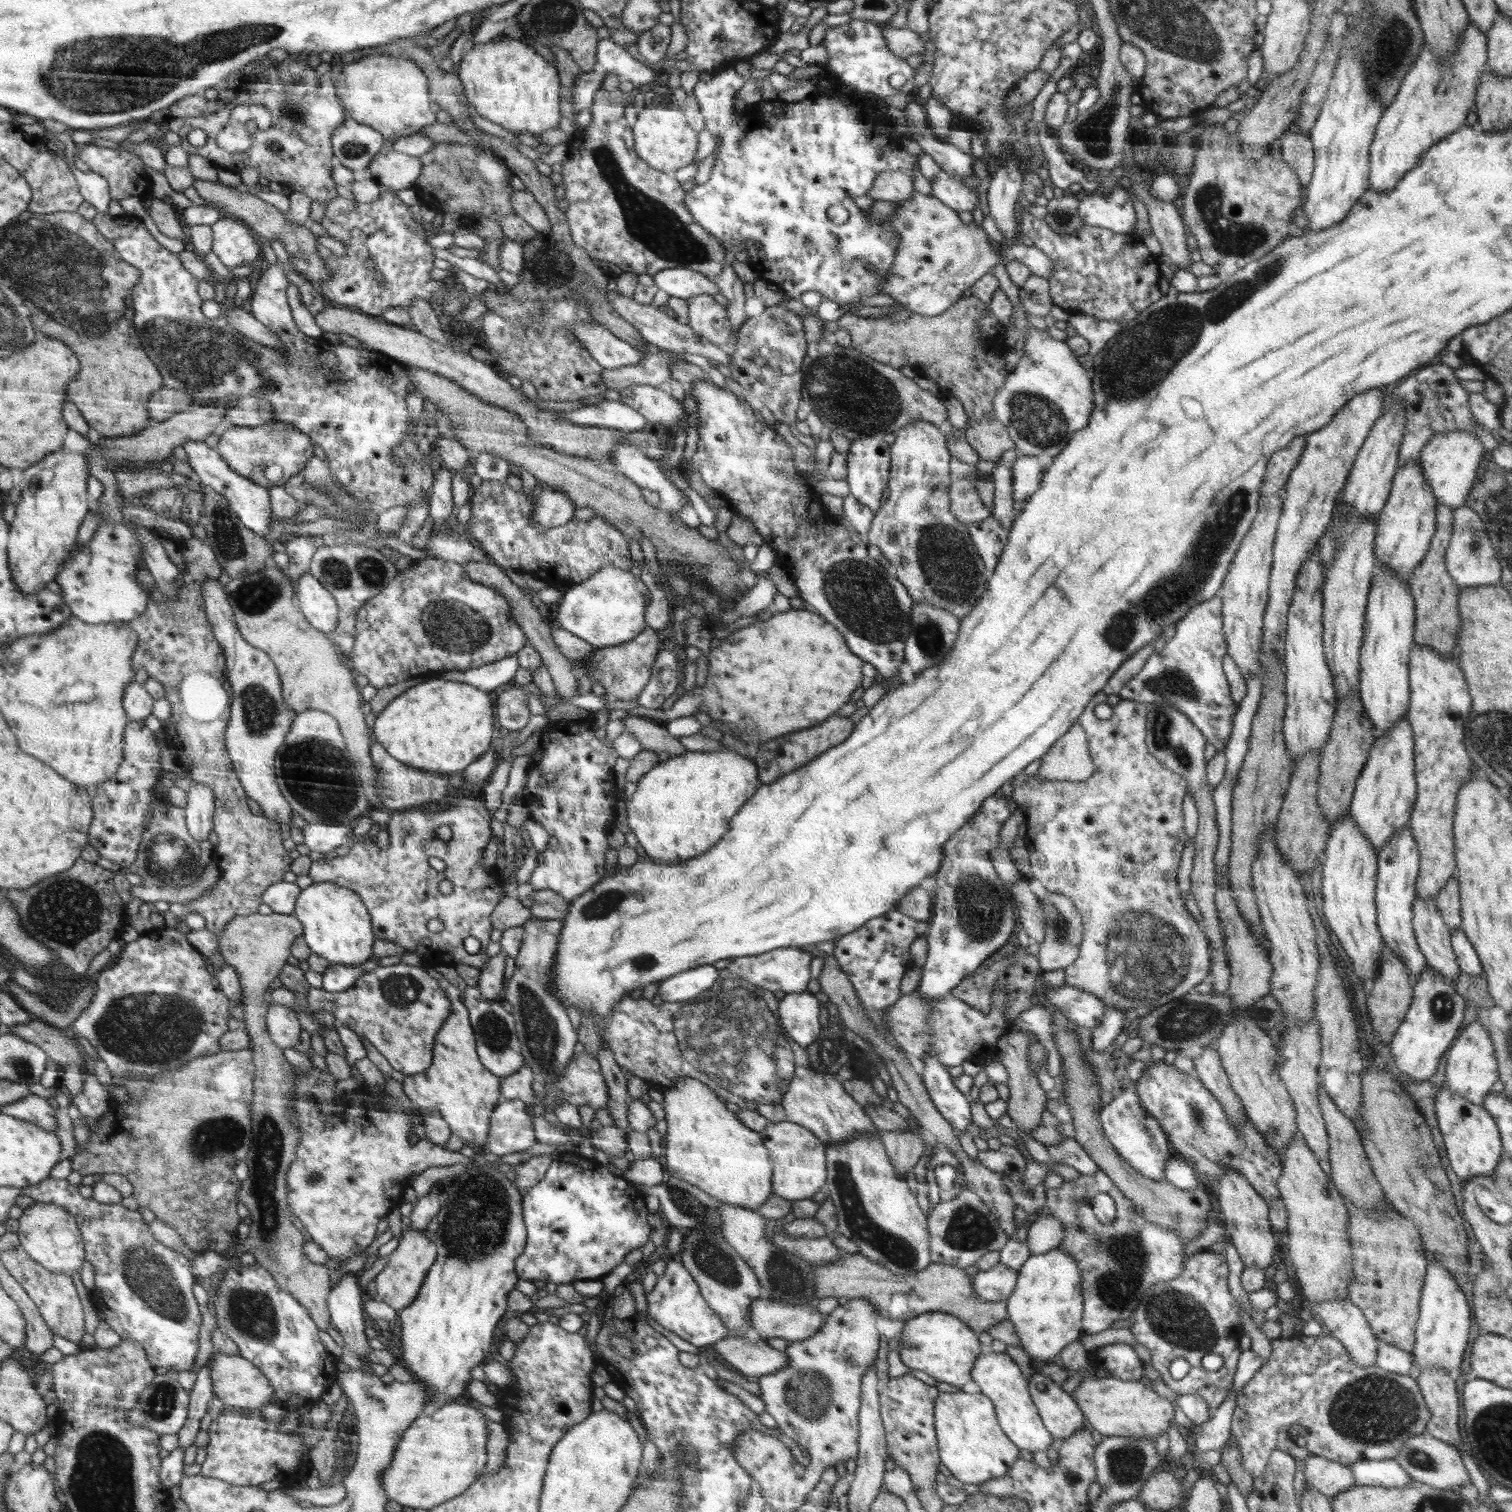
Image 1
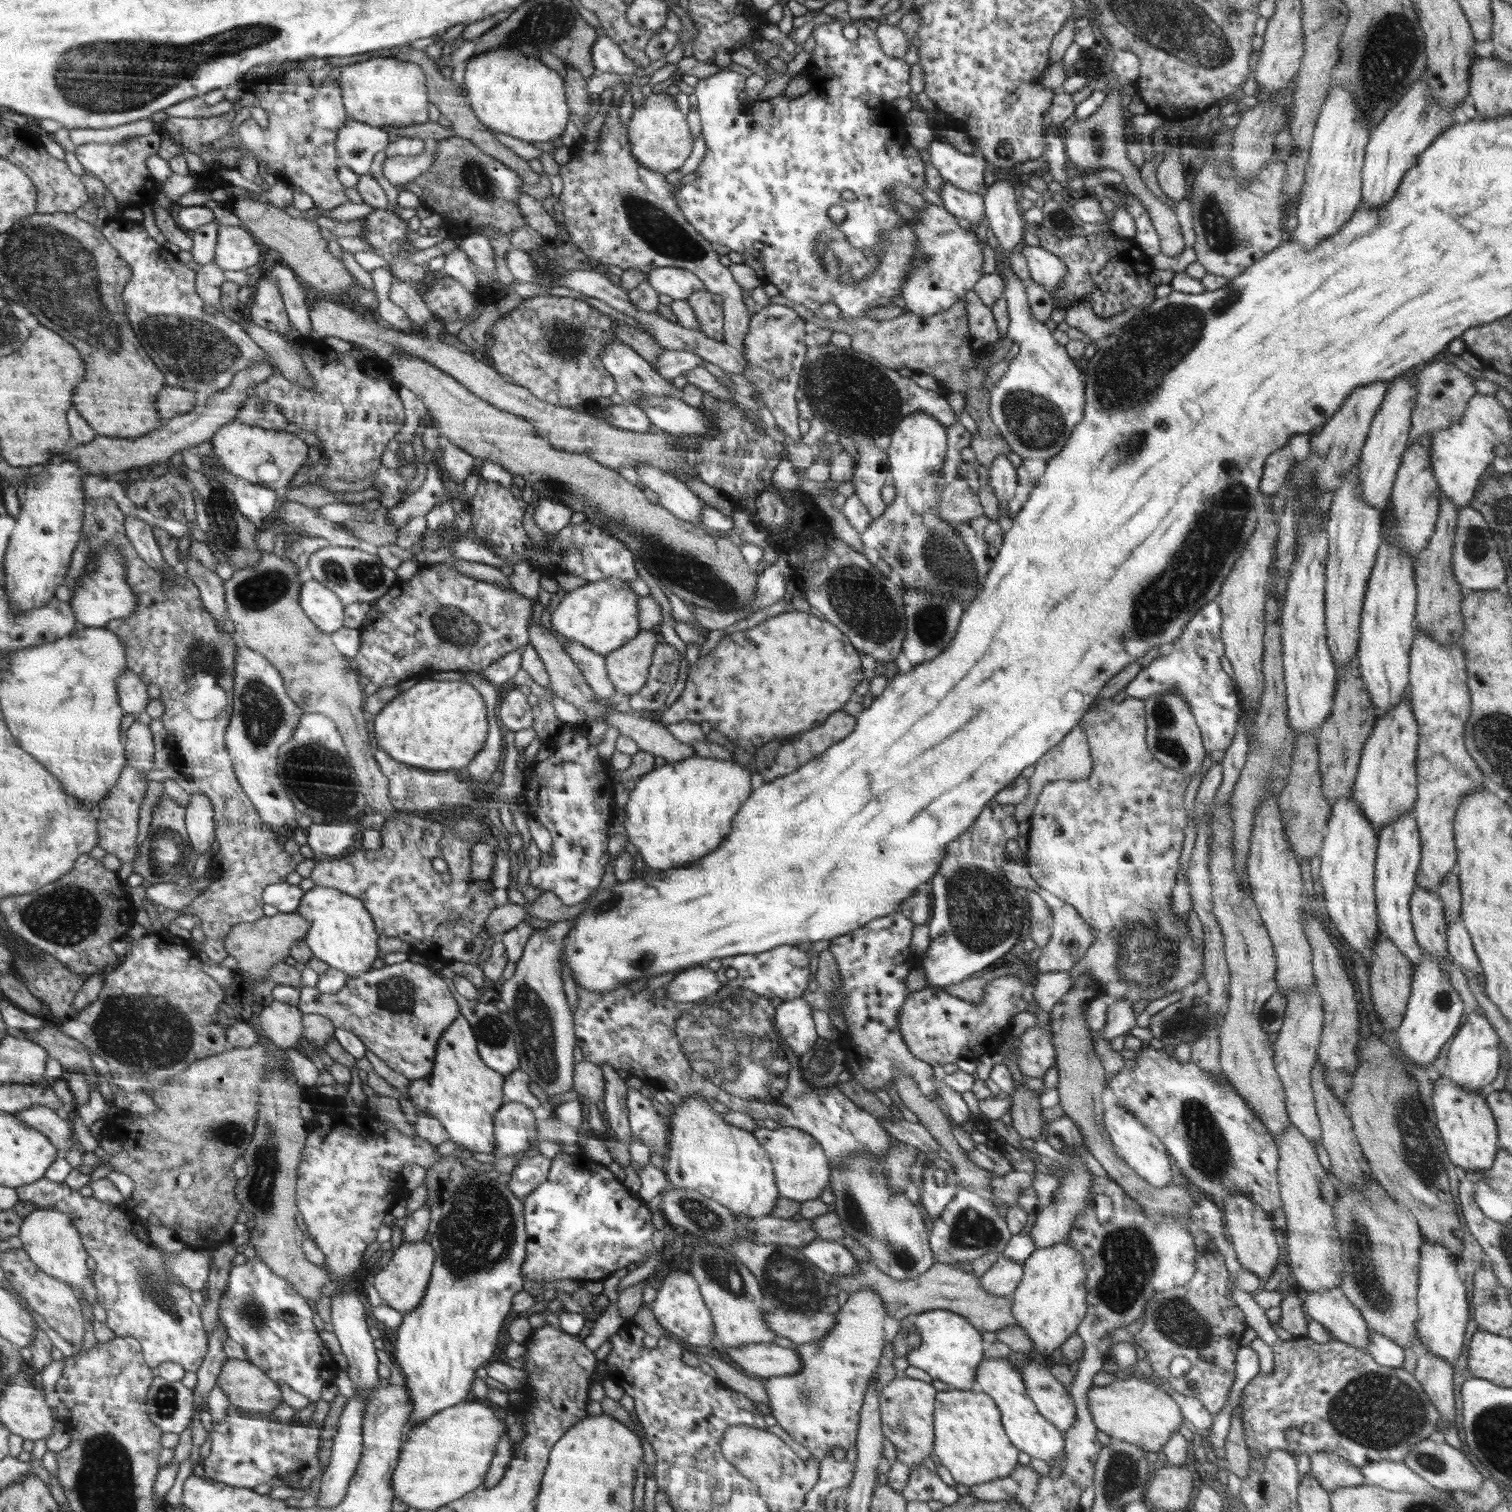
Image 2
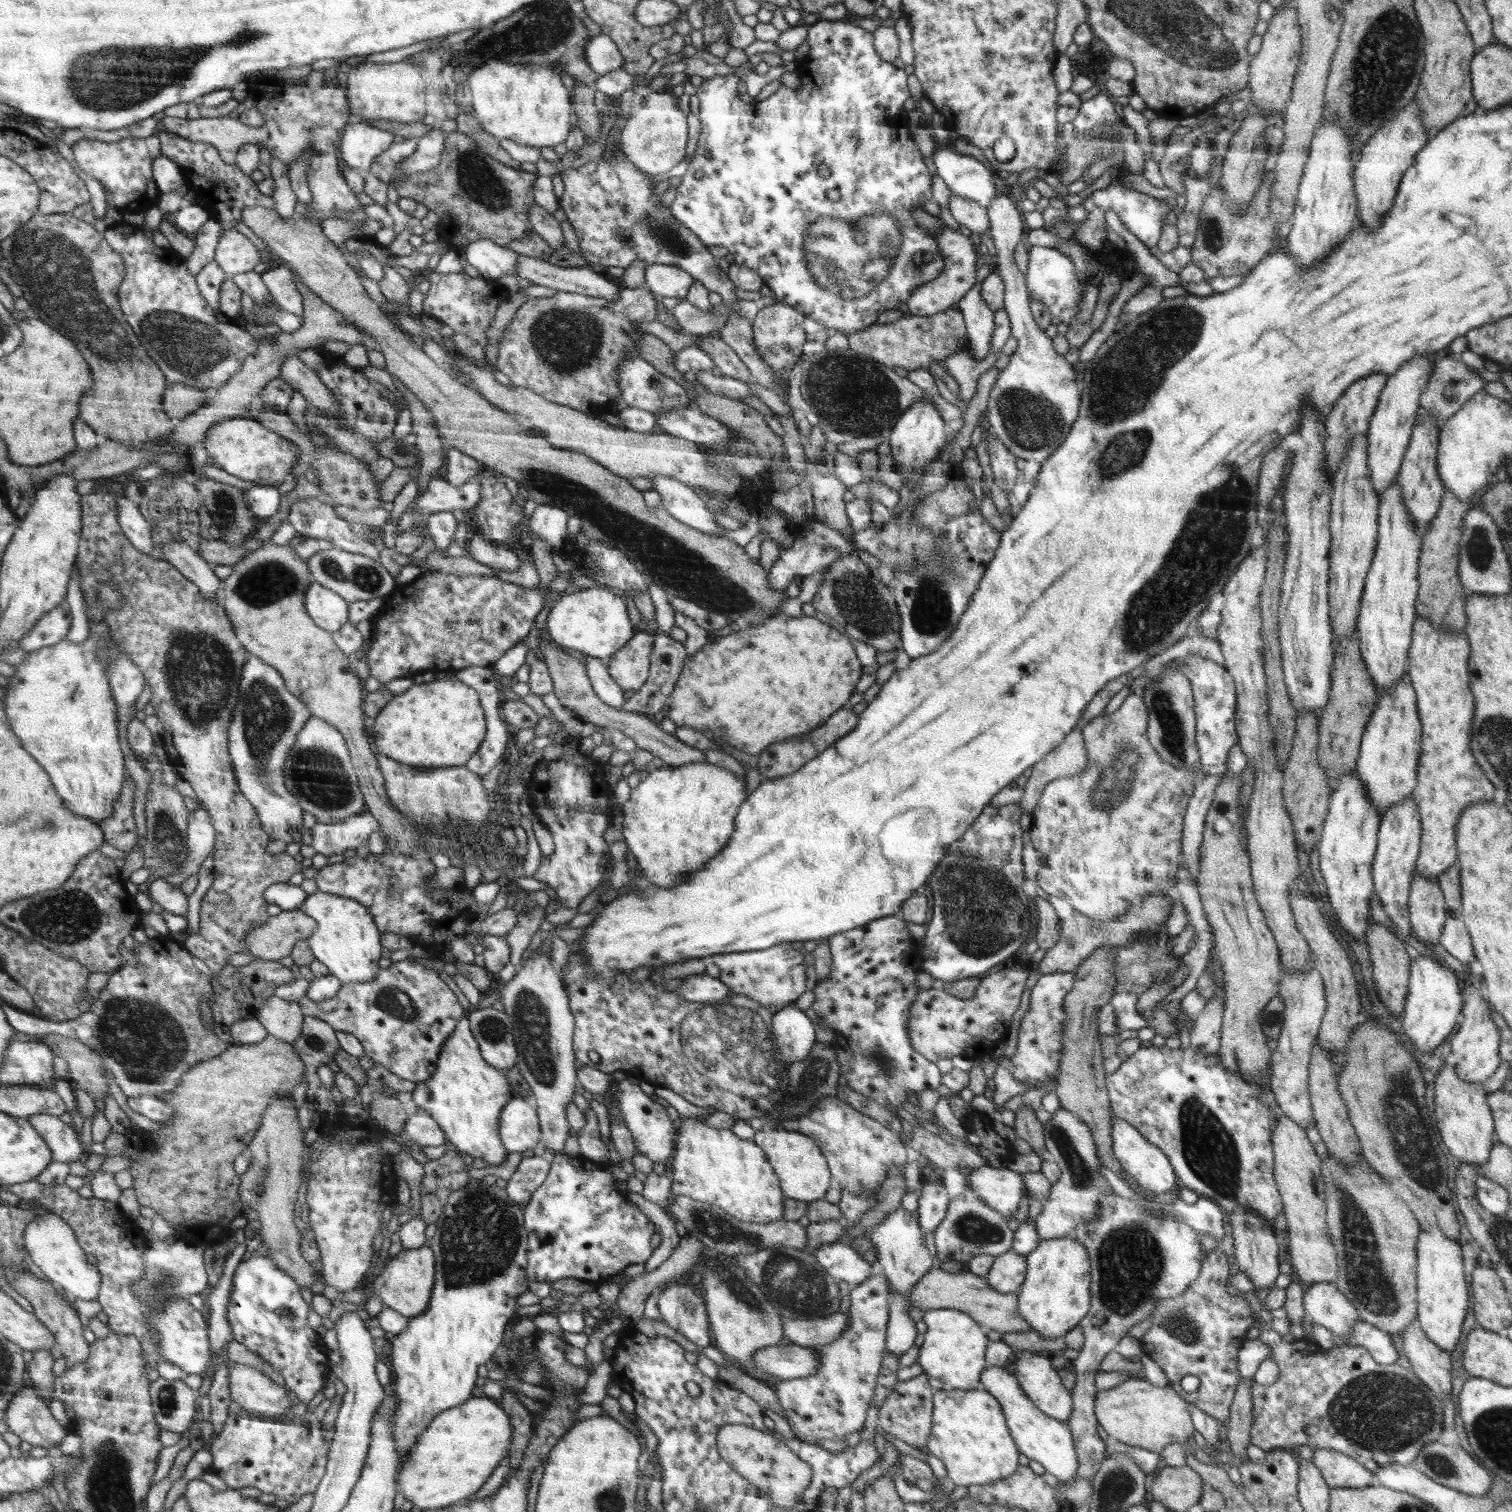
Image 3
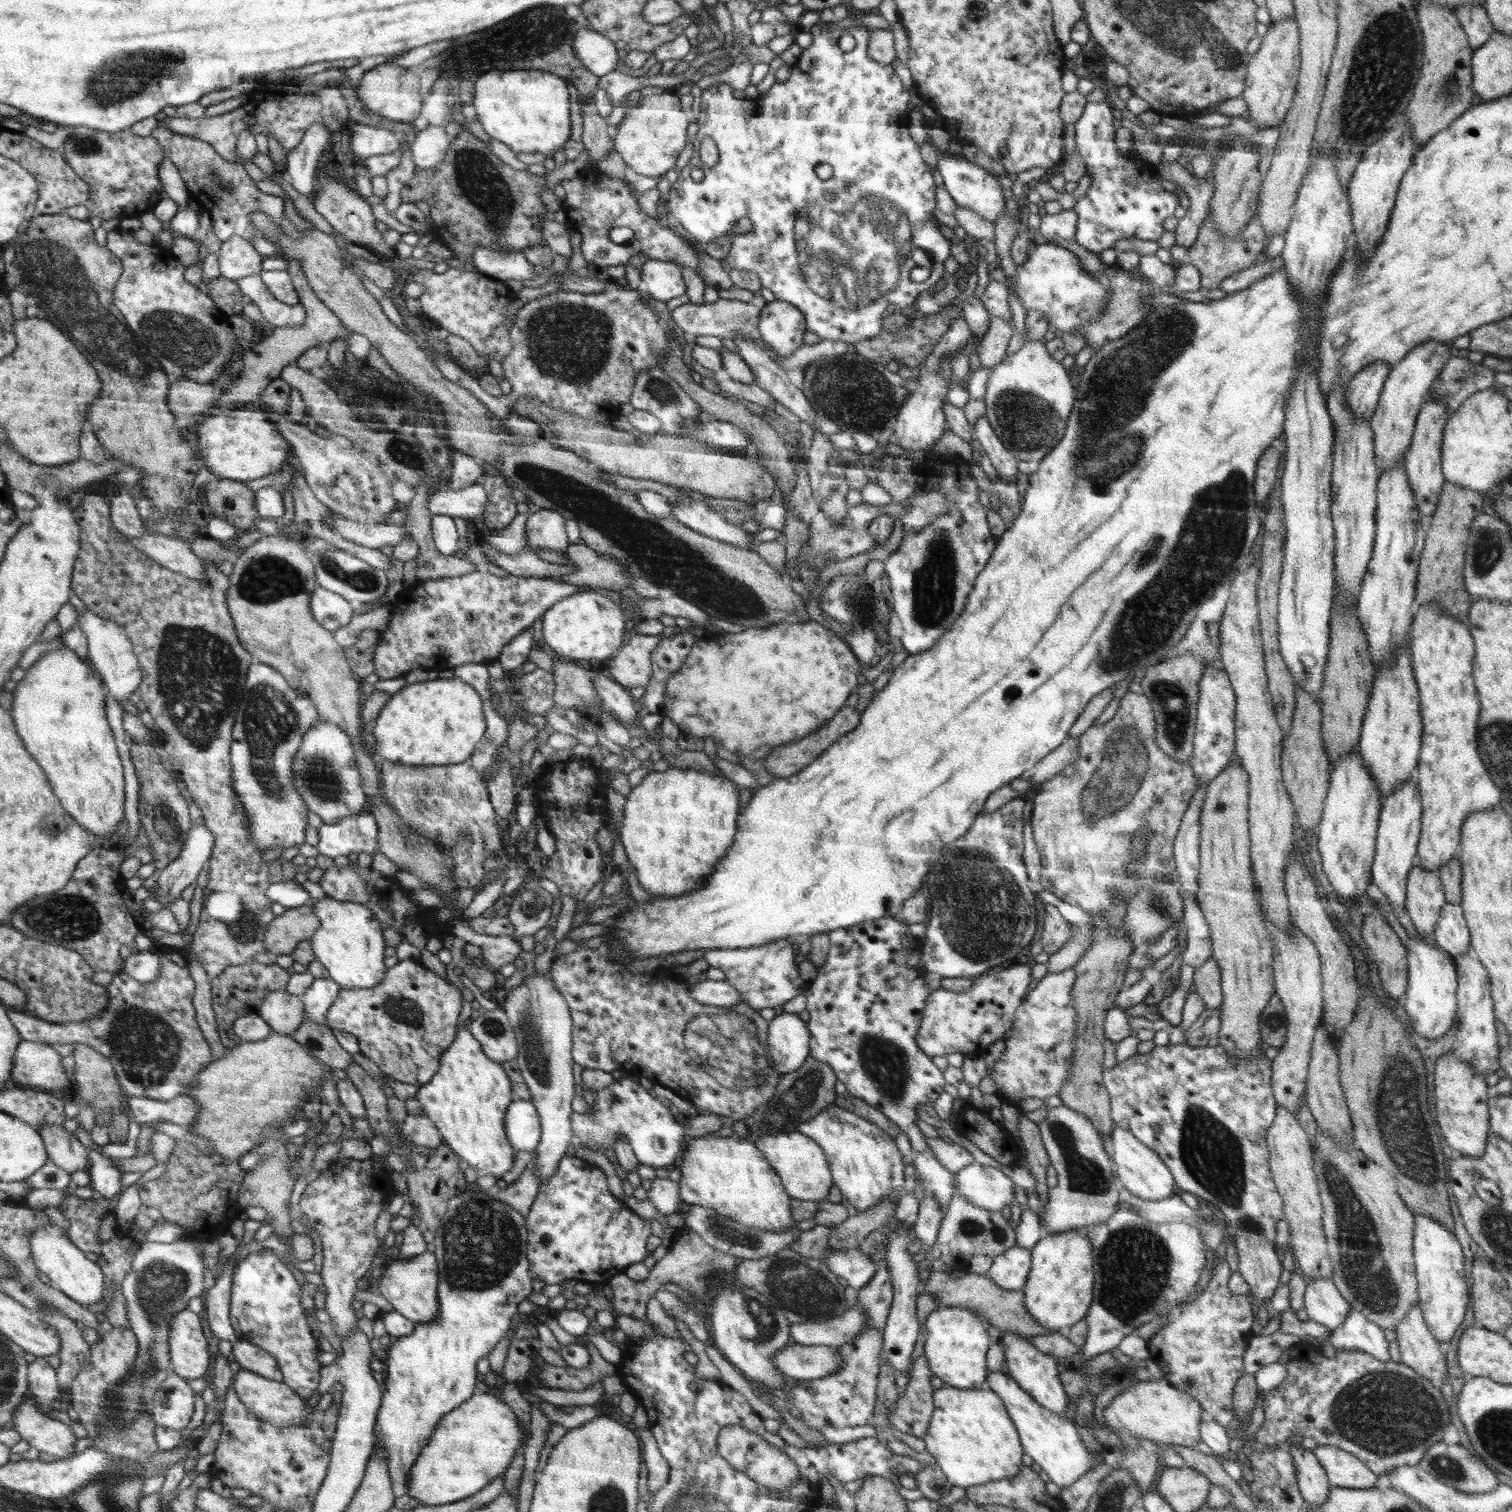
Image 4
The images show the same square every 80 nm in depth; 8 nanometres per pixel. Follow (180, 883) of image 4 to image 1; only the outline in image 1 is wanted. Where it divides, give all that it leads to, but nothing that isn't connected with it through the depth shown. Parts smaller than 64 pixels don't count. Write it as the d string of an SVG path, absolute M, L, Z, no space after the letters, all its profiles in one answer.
M194 783L187 791L186 806L187 827L191 835L199 844L201 840L208 840L208 835L214 829L215 793L206 784Z

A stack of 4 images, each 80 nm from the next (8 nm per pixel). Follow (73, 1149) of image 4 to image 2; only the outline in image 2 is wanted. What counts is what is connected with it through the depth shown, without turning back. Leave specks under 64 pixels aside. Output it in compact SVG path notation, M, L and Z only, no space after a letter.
M42 1103L24 1109L24 1112L17 1114L22 1117L28 1124L44 1132L58 1148L60 1158L66 1156L66 1152L77 1144L73 1122L70 1119L64 1120L58 1116L58 1112Z

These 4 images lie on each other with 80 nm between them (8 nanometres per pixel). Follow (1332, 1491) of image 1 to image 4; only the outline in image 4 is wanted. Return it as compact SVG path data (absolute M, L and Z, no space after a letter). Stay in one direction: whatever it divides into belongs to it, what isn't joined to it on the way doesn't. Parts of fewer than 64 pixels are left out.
M1318 1445L1313 1453L1333 1487L1367 1489L1376 1487L1377 1474L1356 1456L1336 1446Z

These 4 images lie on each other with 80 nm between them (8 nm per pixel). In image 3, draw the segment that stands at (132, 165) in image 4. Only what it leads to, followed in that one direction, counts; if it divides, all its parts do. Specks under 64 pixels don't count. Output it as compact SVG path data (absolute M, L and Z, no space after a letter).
M156 134L146 138L128 137L118 141L96 140L95 138L84 139L73 145L72 149L78 168L85 174L92 175L93 178L100 182L100 186L104 188L104 194L105 191L108 192L108 194L105 194L105 200L110 206L114 206L121 212L127 211L132 214L143 213L152 206L158 206L163 193L154 183L153 164L157 158L162 159L163 154L162 142Z

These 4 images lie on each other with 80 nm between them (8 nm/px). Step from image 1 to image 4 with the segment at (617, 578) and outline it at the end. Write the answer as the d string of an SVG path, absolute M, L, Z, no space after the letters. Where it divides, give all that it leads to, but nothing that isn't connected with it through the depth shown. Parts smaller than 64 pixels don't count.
M595 588L592 592L584 591L567 596L566 599L560 599L542 617L544 648L553 656L568 662L606 660L612 656L614 650L622 646L622 640L626 634L620 604L610 600L605 591Z

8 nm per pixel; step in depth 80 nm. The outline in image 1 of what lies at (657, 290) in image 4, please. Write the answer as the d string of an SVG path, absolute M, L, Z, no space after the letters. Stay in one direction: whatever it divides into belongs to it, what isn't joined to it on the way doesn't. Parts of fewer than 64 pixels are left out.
M667 268L653 275L659 290L669 296L690 299L699 295L716 296L719 288L703 273L689 268Z

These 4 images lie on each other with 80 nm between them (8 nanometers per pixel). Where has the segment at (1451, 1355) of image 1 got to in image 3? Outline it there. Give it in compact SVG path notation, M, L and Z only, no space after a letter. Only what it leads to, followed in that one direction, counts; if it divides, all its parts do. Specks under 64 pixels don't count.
M1420 1227L1416 1244L1417 1319L1424 1334L1450 1353L1461 1339L1462 1323L1468 1310L1468 1284L1464 1279L1463 1257L1458 1241L1450 1240L1437 1228Z

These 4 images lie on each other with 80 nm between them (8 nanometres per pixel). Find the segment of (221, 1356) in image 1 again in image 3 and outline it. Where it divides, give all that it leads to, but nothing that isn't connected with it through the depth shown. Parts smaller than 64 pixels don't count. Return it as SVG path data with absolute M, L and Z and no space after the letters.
M234 1364L229 1368L229 1391L231 1401L257 1416L268 1416L274 1420L293 1419L284 1412L293 1406L284 1387L276 1384L267 1374L259 1369Z

